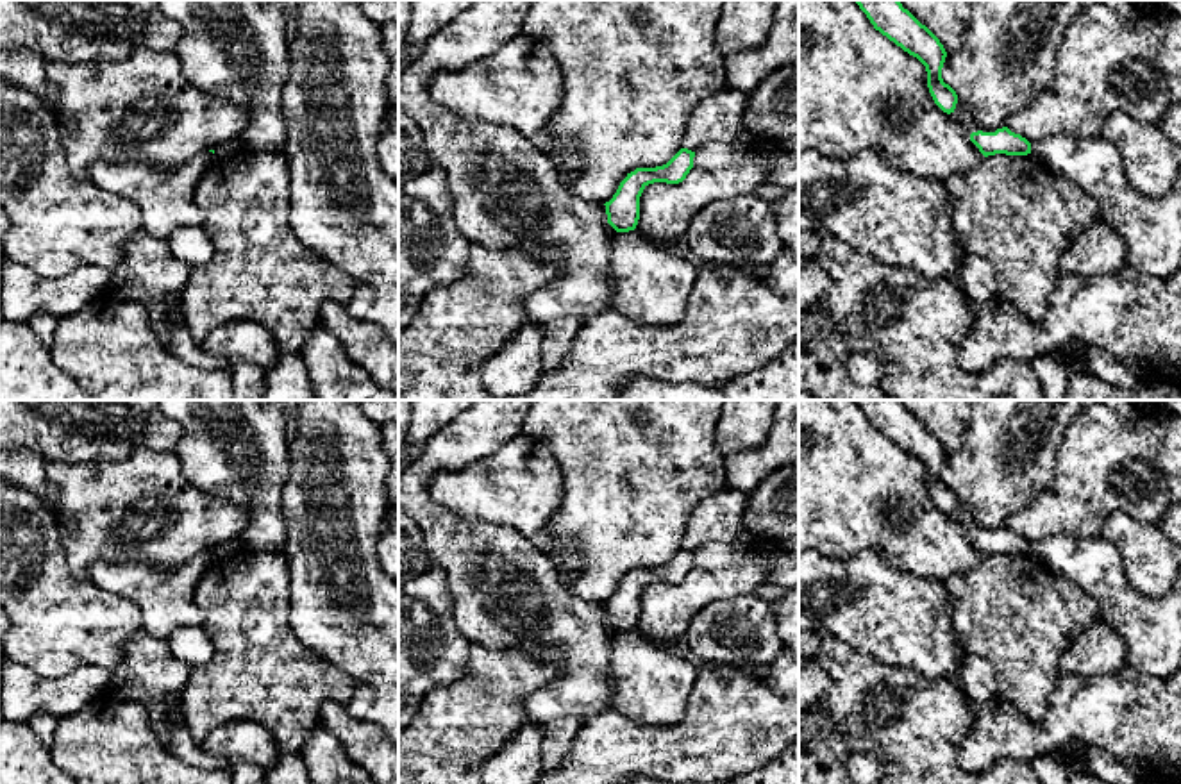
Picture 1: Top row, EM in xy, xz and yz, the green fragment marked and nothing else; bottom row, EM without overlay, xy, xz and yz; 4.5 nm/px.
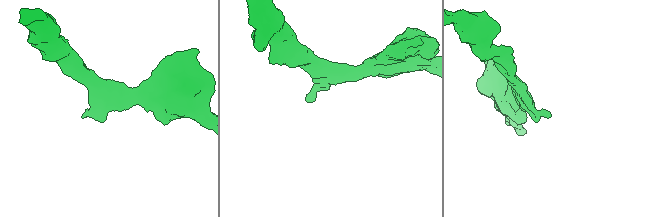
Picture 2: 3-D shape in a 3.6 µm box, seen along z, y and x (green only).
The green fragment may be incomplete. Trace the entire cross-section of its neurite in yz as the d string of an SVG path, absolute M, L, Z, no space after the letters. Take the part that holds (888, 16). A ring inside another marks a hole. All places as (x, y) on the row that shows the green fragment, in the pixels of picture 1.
M854 0L875 30L917 57L927 71L927 88L934 104L947 114L958 104L956 91L943 82L942 68L947 52L940 39L922 25L899 0Z

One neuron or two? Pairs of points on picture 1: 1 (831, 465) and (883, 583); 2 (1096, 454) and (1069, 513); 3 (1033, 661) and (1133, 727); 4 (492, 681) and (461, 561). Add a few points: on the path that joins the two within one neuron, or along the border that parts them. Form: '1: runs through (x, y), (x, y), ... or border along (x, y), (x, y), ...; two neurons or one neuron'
1: border along (829, 556), (874, 552), (908, 572); two neurons
2: runs through (1096, 468), (1096, 477), (1080, 499); one neuron
3: border along (1060, 675), (1051, 711), (1044, 718); two neurons
4: border along (470, 640), (495, 649), (519, 649), (524, 652); two neurons

